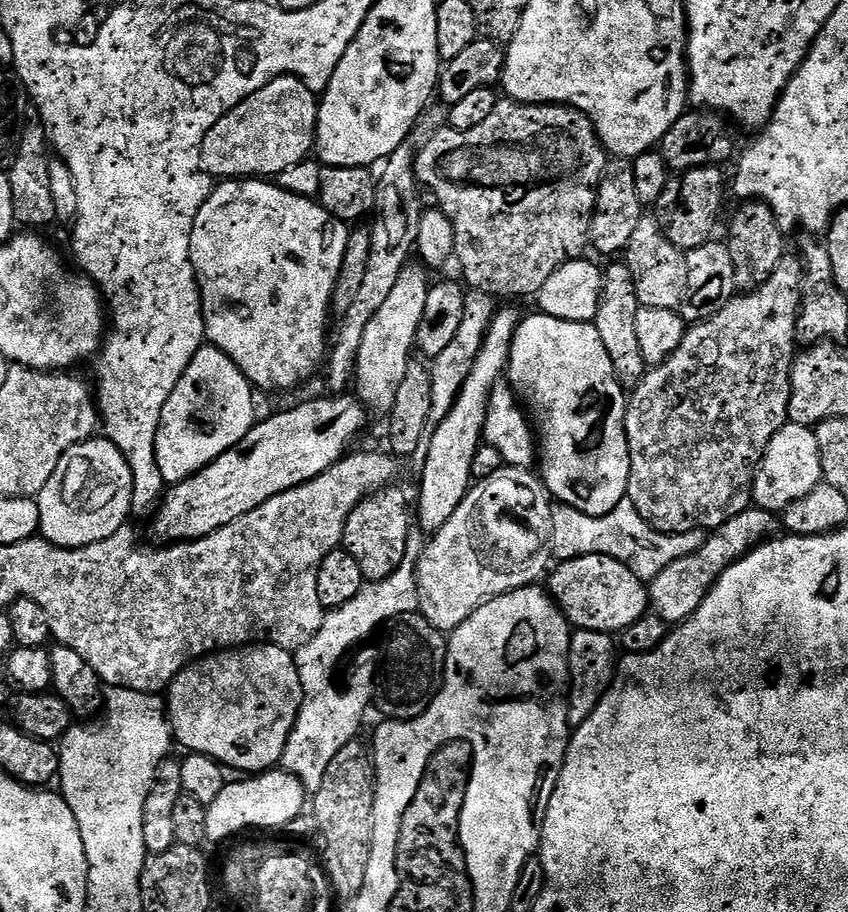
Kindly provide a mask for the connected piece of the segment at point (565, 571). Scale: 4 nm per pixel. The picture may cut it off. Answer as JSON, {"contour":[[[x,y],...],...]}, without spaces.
{"contour":[[[590,554],[557,563],[547,580],[547,591],[576,630],[623,634],[650,612],[648,584],[630,566],[609,556]]]}

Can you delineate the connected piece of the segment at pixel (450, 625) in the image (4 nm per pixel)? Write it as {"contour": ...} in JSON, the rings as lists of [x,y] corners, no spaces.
{"contour":[[[505,466],[496,475],[473,483],[458,510],[450,514],[448,521],[437,532],[431,533],[429,540],[432,541],[425,546],[420,560],[418,556],[415,561],[420,615],[430,622],[430,626],[450,634],[486,601],[535,585],[539,581],[536,579],[549,571],[548,560],[553,559],[550,547],[553,511],[553,497],[535,471]]]}

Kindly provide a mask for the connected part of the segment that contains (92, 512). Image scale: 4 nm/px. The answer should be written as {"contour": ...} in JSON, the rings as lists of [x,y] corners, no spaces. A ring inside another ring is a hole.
{"contour":[[[93,438],[76,444],[58,462],[58,470],[50,474],[50,482],[40,491],[40,531],[43,539],[49,540],[59,548],[85,548],[94,542],[110,538],[120,528],[129,523],[132,516],[132,491],[134,478],[122,450],[114,446],[107,438]]]}

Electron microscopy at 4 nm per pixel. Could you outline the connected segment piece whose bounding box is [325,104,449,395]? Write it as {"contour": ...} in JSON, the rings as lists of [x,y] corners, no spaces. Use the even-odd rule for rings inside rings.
{"contour":[[[442,104],[431,105],[421,113],[412,128],[411,134],[404,140],[383,165],[382,174],[379,173],[376,185],[376,202],[374,206],[373,222],[371,227],[371,244],[369,265],[366,266],[365,279],[362,282],[360,293],[354,298],[350,310],[342,318],[338,336],[334,338],[331,350],[326,360],[326,380],[333,395],[343,395],[353,385],[358,352],[362,346],[362,338],[366,326],[370,324],[378,310],[382,310],[383,303],[390,298],[390,293],[397,285],[401,271],[407,267],[416,248],[421,218],[426,211],[422,204],[422,186],[416,177],[416,154],[420,147],[433,137],[440,128],[448,124],[449,109]],[[336,340],[336,342],[335,342]]]}

